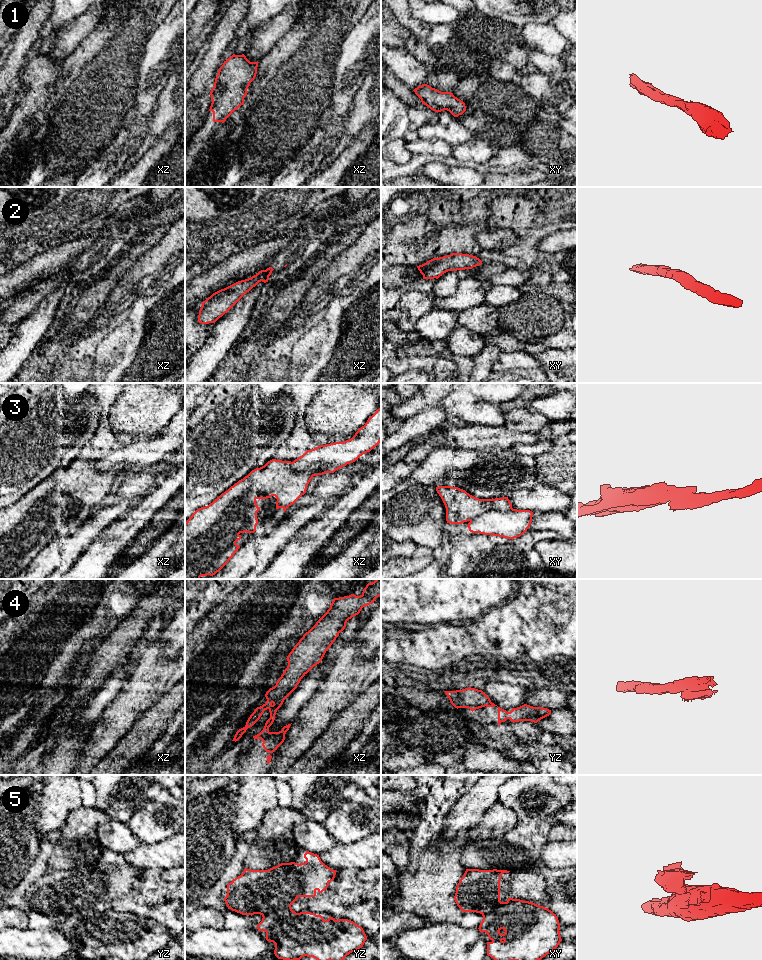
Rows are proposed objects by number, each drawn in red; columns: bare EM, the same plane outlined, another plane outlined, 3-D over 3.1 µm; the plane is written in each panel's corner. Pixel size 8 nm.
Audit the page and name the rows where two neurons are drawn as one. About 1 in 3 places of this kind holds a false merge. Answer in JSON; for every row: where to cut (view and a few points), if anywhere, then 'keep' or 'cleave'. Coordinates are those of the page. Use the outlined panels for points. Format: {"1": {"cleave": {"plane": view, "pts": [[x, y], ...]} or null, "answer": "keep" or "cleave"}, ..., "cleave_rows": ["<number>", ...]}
{"1": {"cleave": null, "answer": "keep"}, "2": {"cleave": null, "answer": "keep"}, "3": {"cleave": {"plane": "xz", "pts": [[292, 462], [294, 472], [306, 471], [314, 465], [317, 467]]}, "answer": "cleave"}, "4": {"cleave": {"plane": "xz", "pts": [[296, 684], [268, 708]]}, "answer": "cleave"}, "5": {"cleave": {"plane": "yz", "pts": [[242, 892], [262, 896], [274, 908], [290, 906]]}, "answer": "cleave"}, "cleave_rows": ["3", "4", "5"]}

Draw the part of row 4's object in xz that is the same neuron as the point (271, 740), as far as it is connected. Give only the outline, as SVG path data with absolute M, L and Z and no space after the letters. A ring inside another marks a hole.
M297 685L290 688L290 690L283 696L280 697L270 708L270 718L266 721L263 730L253 736L254 739L261 739L263 741L262 746L266 752L273 753L277 748L284 742L285 734L289 730L291 724L288 724L282 728L279 732L270 732L269 727L275 720L277 710L281 707L284 700L297 688Z

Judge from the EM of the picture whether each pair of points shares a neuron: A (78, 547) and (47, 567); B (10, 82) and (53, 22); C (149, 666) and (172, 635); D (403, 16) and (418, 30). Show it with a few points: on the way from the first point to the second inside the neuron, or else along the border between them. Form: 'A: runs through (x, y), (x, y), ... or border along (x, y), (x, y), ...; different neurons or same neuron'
A: runs through (70, 547), (55, 559); same neuron
B: border along (48, 17), (45, 28), (40, 33), (37, 41); different neurons
C: border along (165, 627), (156, 642), (162, 664); different neurons
D: runs through (407, 20), (414, 26); same neuron

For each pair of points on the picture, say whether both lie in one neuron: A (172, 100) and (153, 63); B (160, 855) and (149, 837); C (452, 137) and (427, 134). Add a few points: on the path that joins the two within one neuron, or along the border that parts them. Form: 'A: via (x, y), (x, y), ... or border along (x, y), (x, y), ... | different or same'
A: border along (172, 74), (166, 83) | different
B: border along (174, 834), (157, 842), (141, 843) | different
C: via (446, 134), (433, 134) | same

